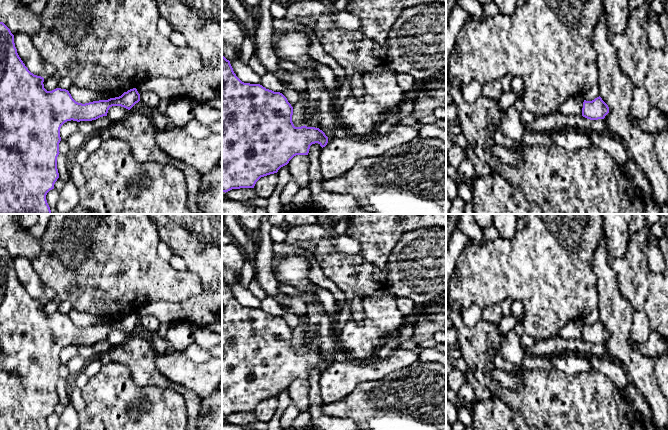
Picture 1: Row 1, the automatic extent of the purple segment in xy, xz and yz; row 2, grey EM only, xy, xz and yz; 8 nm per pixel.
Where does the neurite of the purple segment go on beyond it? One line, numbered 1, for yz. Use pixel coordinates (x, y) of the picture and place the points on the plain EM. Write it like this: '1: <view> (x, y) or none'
1: none

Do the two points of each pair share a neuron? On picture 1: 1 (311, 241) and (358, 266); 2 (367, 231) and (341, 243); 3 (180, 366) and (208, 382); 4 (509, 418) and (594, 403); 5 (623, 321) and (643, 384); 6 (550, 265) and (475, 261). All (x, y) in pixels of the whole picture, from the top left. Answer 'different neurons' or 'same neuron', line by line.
1: same neuron
2: different neurons
3: same neuron
4: different neurons
5: same neuron
6: same neuron

